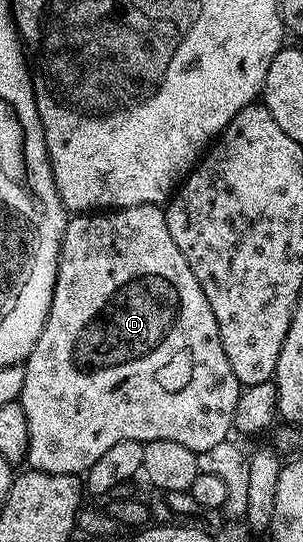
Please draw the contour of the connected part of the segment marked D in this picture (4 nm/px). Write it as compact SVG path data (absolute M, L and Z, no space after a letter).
M137 205L117 211L98 211L93 215L74 215L67 220L62 236L62 250L58 256L52 307L48 311L44 331L40 331L40 339L36 339L36 347L32 347L24 364L26 374L20 404L24 407L24 415L28 415L30 438L25 464L30 469L39 469L52 475L85 475L92 463L104 455L104 451L125 441L145 443L156 439L172 439L172 443L184 443L184 447L198 454L227 440L234 428L233 413L236 411L240 386L236 375L232 375L228 355L224 355L224 343L220 343L220 331L216 327L216 315L212 315L212 307L208 307L208 299L196 275L192 275L188 259L180 255L180 247L176 247L168 232L165 208L156 205Z

